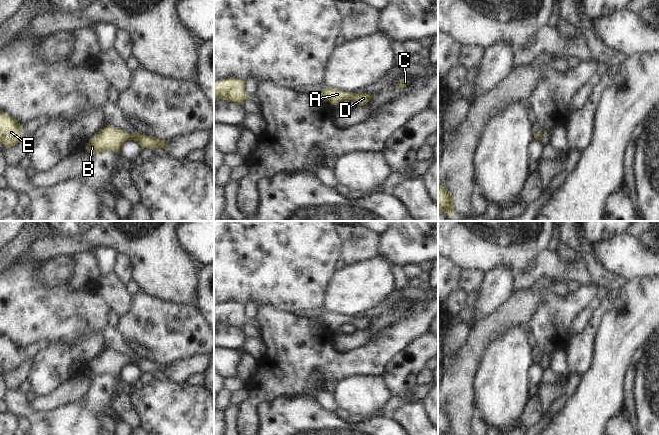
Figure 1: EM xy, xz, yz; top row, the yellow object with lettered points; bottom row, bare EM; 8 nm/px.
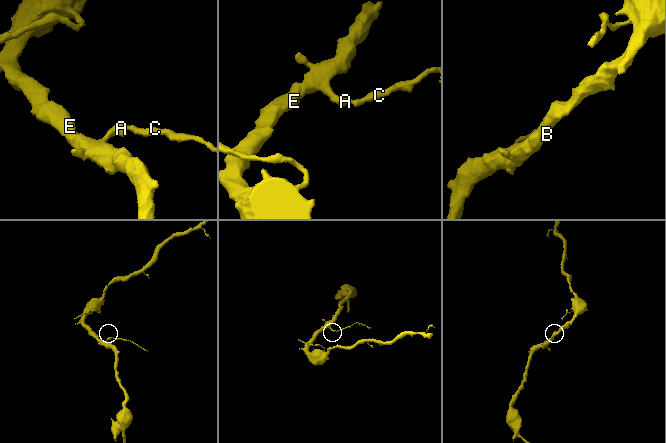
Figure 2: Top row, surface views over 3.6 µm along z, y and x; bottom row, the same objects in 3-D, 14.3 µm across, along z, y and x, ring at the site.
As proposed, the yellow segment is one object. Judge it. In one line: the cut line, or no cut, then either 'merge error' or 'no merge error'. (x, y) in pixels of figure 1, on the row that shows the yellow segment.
no cut; no merge error

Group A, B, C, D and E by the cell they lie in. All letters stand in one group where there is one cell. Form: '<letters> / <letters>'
A B C D E

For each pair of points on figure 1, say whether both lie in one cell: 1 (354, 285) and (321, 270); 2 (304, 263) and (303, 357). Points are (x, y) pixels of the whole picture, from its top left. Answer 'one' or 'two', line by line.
1: two
2: two

